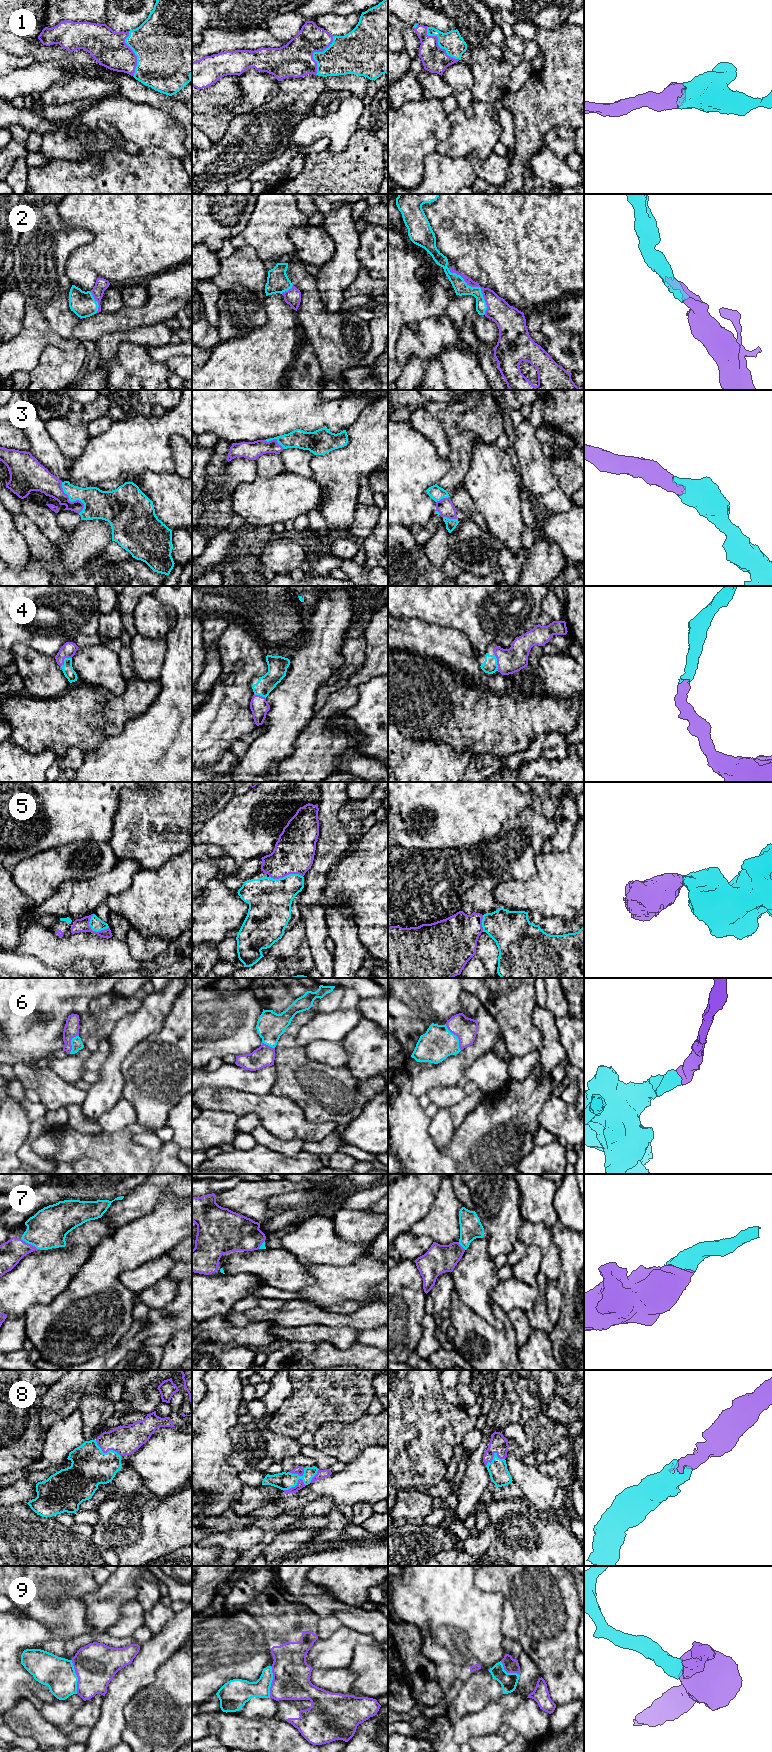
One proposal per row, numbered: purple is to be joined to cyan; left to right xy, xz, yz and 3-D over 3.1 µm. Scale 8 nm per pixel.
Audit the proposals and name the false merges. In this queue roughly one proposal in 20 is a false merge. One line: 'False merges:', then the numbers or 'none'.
False merges: 9

